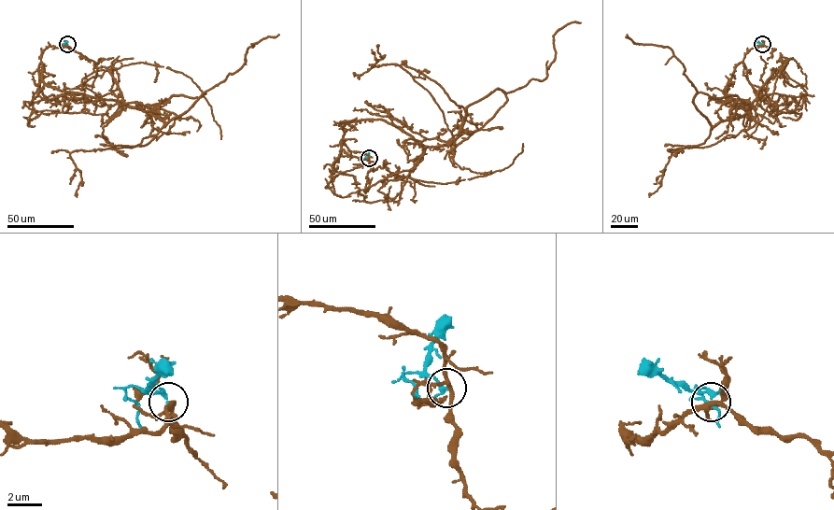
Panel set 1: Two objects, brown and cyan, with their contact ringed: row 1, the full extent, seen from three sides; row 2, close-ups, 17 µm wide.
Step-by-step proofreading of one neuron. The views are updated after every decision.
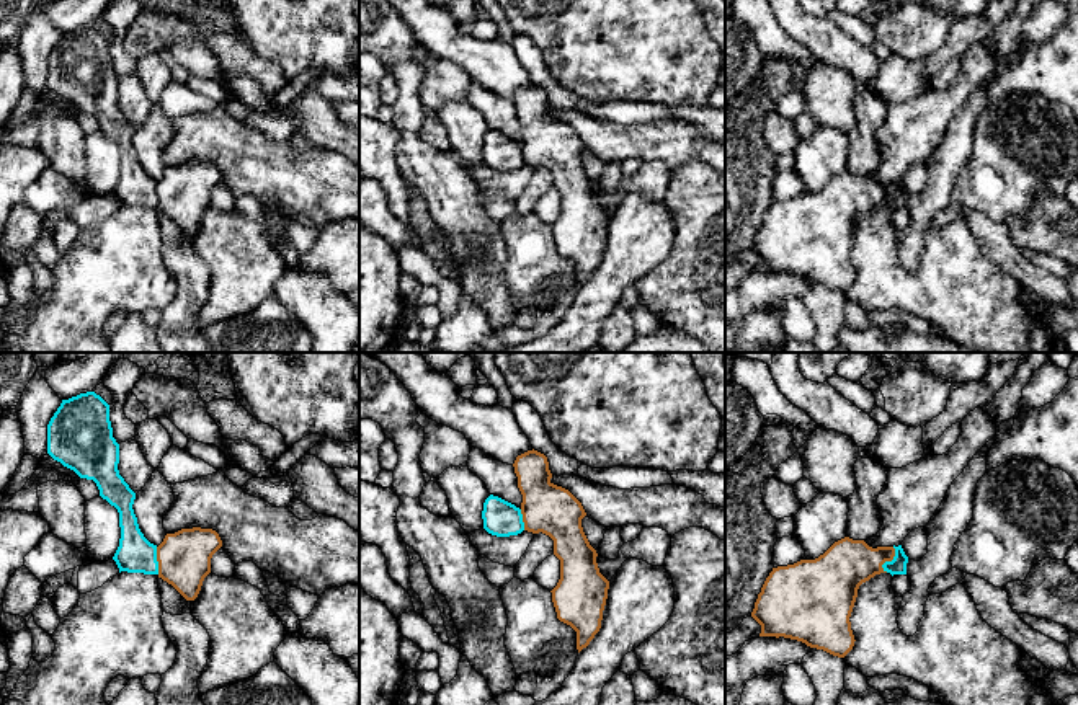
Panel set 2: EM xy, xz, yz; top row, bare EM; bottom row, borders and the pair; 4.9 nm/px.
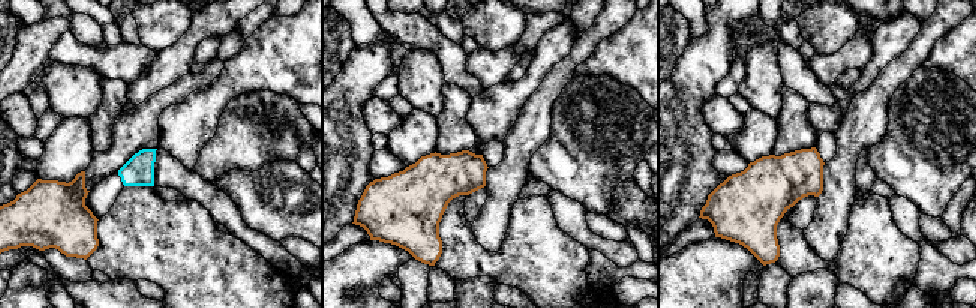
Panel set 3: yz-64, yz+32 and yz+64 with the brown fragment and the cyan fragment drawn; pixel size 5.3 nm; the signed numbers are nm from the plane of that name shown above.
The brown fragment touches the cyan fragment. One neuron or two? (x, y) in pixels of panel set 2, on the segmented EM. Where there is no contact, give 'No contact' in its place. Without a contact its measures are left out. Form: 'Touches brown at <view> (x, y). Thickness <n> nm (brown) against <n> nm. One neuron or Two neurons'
Touches brown at yz (889, 560). Thickness 240 nm (brown) against 80 nm. Two neurons

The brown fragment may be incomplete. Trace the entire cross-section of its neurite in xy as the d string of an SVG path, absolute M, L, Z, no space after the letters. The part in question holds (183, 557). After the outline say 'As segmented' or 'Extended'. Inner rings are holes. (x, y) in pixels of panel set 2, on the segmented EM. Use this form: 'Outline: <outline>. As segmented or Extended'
Outline: M193 527L167 534L157 547L158 578L186 601L194 601L211 573L211 558L220 547L222 540L212 529Z. As segmented

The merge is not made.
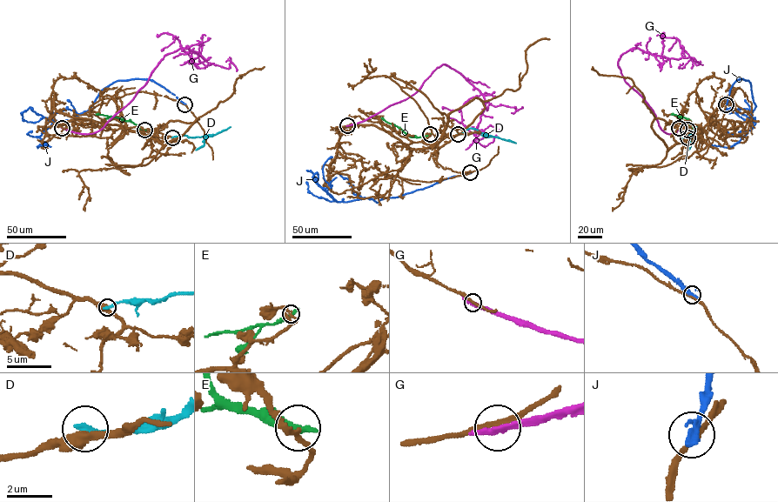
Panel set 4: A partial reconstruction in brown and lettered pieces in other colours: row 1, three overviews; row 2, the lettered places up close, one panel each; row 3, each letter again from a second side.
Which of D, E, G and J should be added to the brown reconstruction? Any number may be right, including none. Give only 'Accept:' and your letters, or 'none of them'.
Accept: none of them

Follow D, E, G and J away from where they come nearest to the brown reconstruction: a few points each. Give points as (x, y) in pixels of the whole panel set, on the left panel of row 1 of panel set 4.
D: (172, 137), (212, 135), (196, 150)
E: (144, 130), (131, 122), (96, 114)
G: (62, 128), (95, 132), (133, 98), (165, 56), (187, 48), (199, 56), (192, 59), (172, 35), (157, 35)
J: (184, 104), (150, 80), (118, 80), (73, 119), (54, 121), (36, 146), (47, 143)

